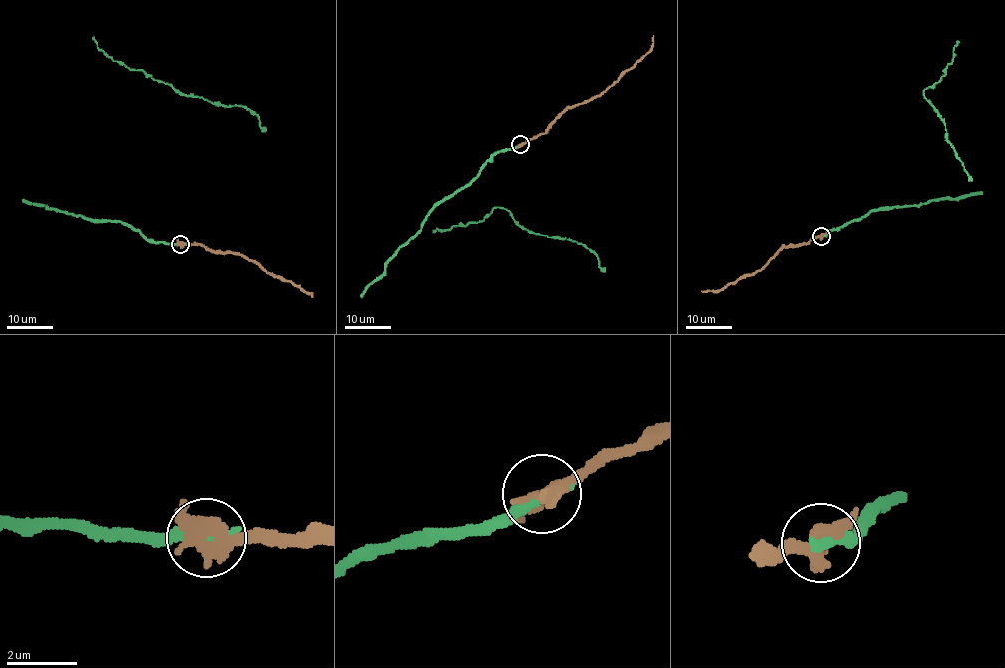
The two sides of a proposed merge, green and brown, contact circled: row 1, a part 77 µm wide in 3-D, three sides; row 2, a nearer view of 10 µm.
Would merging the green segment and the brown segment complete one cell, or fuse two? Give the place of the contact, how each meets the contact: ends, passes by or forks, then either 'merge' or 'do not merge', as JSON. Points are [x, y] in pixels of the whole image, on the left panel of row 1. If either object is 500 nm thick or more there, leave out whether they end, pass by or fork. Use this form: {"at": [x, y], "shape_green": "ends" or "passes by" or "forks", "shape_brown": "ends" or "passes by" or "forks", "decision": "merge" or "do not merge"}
{"at": [180, 244], "shape_green": "ends", "shape_brown": "passes by", "decision": "merge"}

